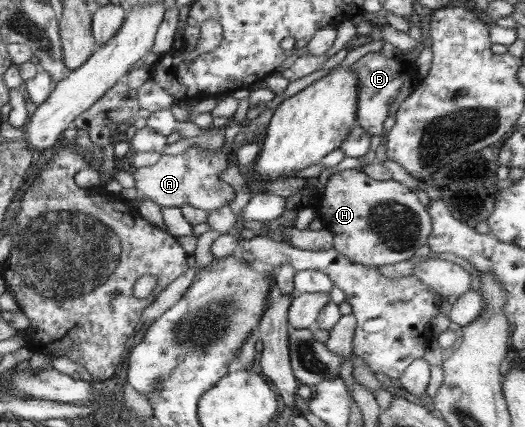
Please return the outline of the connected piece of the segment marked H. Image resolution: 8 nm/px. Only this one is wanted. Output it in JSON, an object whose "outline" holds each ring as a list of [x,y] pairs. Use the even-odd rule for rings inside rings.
{"outline":[[[360,170],[330,175],[324,193],[312,202],[317,218],[334,236],[334,249],[350,261],[374,268],[414,259],[416,249],[426,243],[434,229],[424,205],[410,188],[395,179],[376,181]]]}

